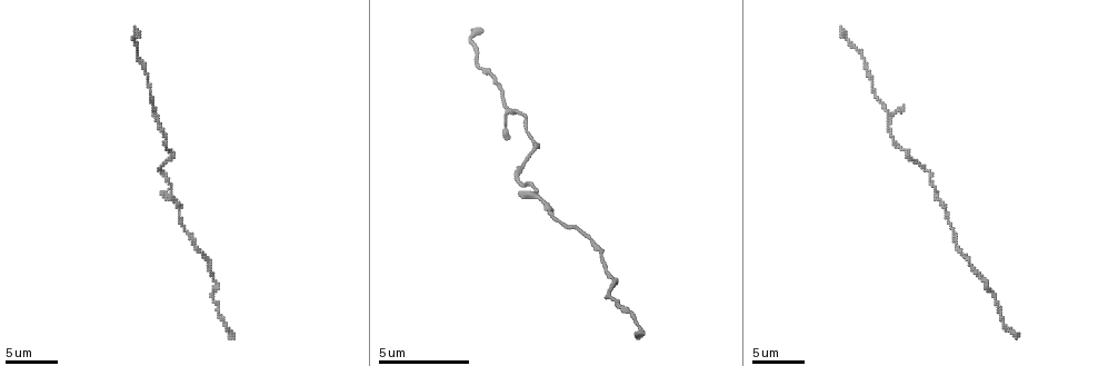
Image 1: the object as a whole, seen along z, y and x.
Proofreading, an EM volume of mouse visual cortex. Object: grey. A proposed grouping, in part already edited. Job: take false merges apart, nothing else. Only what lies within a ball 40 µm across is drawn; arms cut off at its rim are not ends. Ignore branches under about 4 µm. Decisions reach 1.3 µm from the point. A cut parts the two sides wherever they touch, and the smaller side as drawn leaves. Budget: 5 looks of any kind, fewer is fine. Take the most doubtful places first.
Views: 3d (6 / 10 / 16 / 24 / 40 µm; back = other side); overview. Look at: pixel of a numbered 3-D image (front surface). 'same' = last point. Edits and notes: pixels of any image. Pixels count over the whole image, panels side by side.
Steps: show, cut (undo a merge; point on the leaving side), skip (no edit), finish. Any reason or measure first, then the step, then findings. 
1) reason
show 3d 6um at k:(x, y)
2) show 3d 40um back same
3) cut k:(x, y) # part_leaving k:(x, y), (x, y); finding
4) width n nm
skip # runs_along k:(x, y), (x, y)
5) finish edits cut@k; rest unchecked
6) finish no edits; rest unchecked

show 3d 6um at 1:(532, 184)

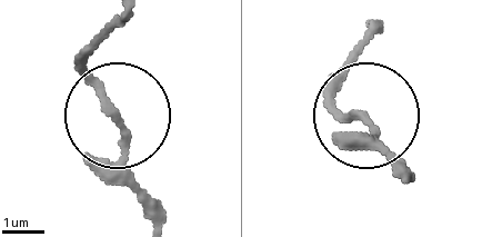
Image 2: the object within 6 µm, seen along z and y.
other side
show 3d 6um back at 2:(115, 118)

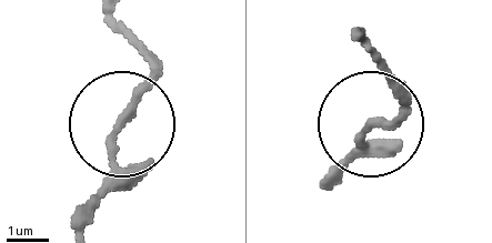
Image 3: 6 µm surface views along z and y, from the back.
width 180 nm
skip # one neuron here

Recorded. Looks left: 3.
three-way junction
show 3d 6um at 1:(885, 111)

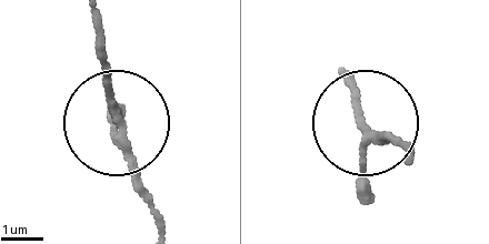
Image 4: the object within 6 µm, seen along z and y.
show 3d 6um back at 4:(367, 129)

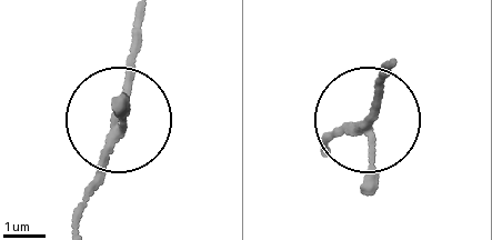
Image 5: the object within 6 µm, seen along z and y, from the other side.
width 150 nm
skip # runs_along 5:(76, 218), (136, 41); all the same neuron

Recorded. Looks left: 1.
finish no edits; rest unchecked

